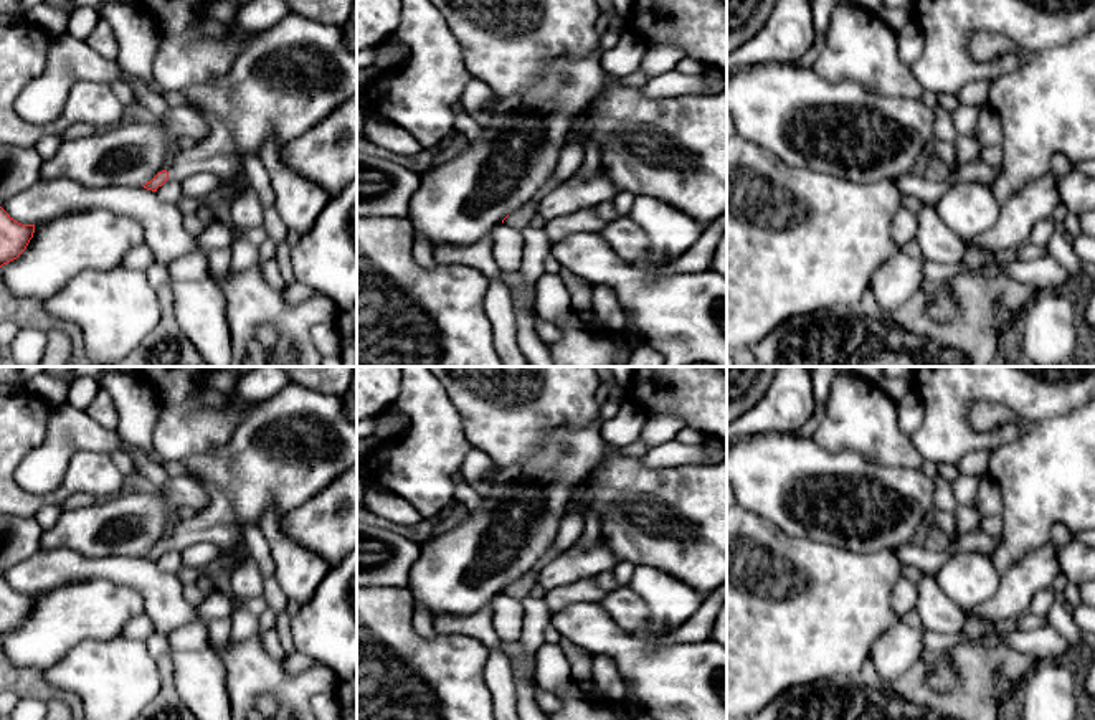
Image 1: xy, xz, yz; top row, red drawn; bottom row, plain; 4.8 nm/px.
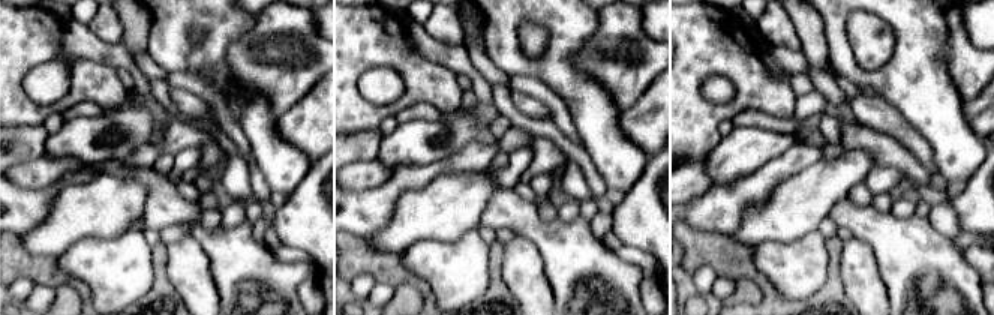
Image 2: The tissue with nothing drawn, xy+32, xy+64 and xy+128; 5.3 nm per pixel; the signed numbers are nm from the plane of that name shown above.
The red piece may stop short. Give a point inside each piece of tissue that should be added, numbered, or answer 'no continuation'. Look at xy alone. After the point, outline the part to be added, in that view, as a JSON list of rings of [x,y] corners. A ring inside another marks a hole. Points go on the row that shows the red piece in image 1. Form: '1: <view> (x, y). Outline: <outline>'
1: xy (284, 80). Outline: [[[291,12],[271,28],[248,36],[225,76],[188,86],[182,92],[203,116],[210,132],[200,142],[173,152],[168,178],[182,183],[197,173],[213,173],[233,183],[243,172],[243,157],[258,155],[268,139],[289,142],[357,96],[357,53],[347,46],[342,26]]]

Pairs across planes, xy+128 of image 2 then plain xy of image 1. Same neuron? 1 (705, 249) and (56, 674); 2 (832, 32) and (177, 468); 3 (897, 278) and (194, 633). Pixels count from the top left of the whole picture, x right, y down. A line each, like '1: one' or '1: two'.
1: two
2: two
3: two

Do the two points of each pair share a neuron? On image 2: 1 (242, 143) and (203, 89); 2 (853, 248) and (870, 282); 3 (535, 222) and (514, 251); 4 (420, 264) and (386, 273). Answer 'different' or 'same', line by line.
1: same
2: same
3: different
4: different

